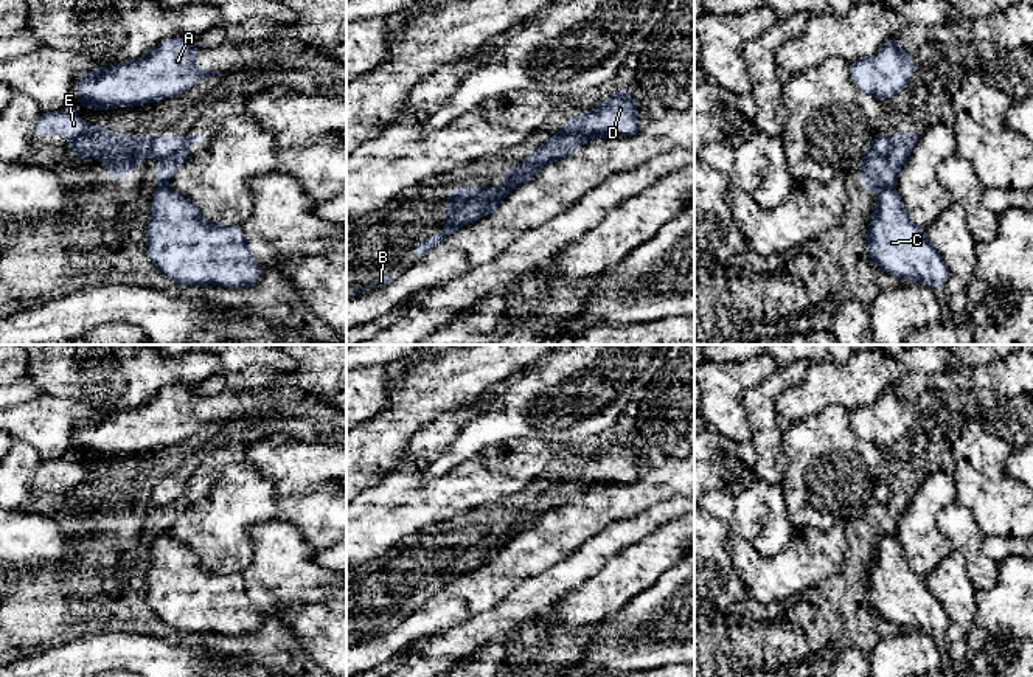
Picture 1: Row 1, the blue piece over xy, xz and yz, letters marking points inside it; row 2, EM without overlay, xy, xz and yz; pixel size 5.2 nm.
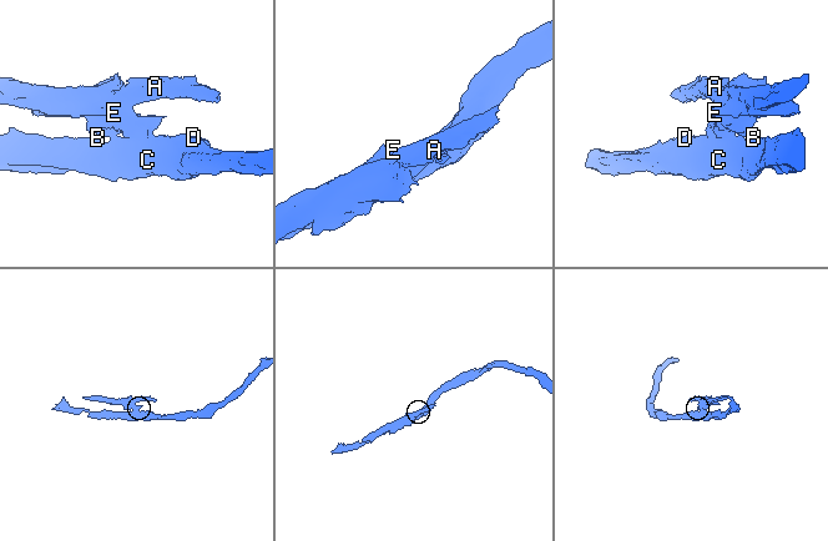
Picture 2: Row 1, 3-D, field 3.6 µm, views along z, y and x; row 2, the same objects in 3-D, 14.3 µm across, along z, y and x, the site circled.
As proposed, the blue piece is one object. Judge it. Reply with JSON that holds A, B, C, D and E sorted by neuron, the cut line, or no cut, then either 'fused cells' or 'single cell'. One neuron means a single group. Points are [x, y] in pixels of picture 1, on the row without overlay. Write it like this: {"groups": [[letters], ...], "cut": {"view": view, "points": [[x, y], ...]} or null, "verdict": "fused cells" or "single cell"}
{"groups": [["A", "E"], ["B", "C", "D"]], "cut": {"view": "xz", "points": [[504, 536], [477, 564]]}, "verdict": "fused cells"}

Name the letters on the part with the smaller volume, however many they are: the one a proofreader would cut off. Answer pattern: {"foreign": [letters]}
{"foreign": ["A", "E"]}

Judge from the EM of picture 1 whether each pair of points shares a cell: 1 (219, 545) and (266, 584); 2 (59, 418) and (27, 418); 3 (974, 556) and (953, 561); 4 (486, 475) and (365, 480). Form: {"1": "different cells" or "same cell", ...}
{"1": "different cells", "2": "same cell", "3": "different cells", "4": "different cells"}

